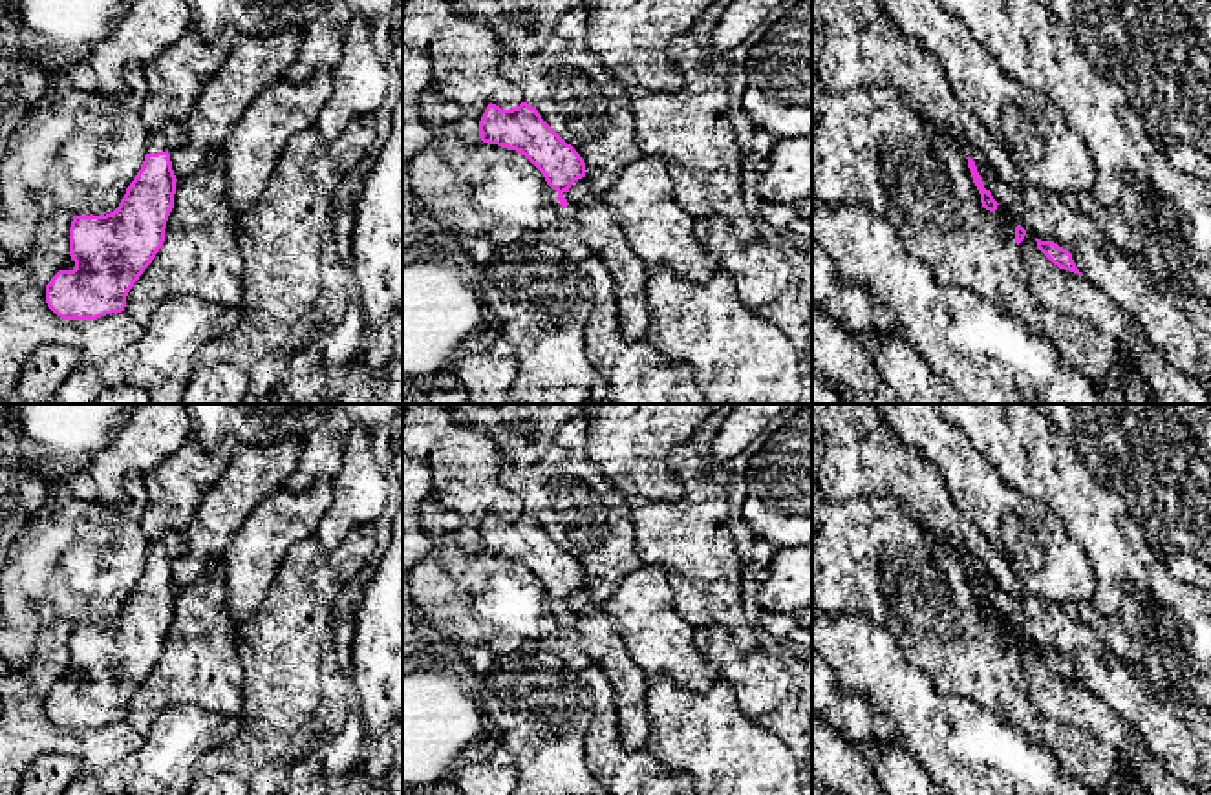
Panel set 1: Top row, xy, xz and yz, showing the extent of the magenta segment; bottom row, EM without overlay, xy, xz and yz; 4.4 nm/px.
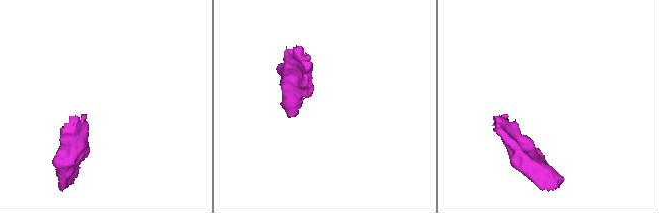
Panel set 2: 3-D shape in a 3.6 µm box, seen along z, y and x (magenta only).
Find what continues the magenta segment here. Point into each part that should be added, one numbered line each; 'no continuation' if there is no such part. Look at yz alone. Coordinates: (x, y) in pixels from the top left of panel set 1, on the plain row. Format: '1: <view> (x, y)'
no continuation

